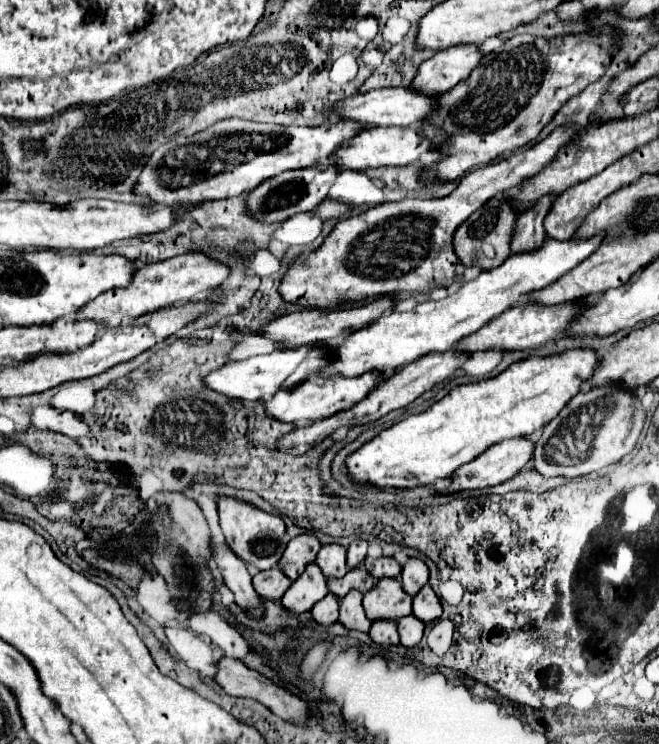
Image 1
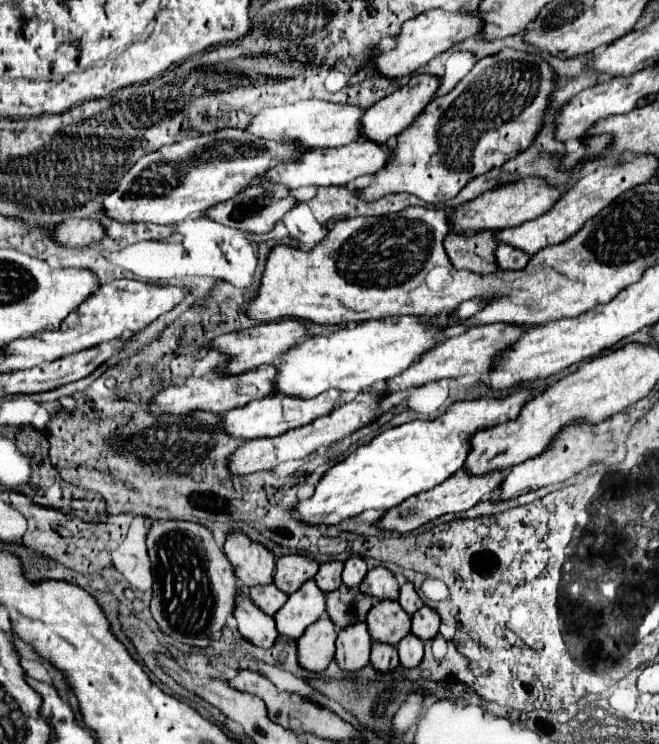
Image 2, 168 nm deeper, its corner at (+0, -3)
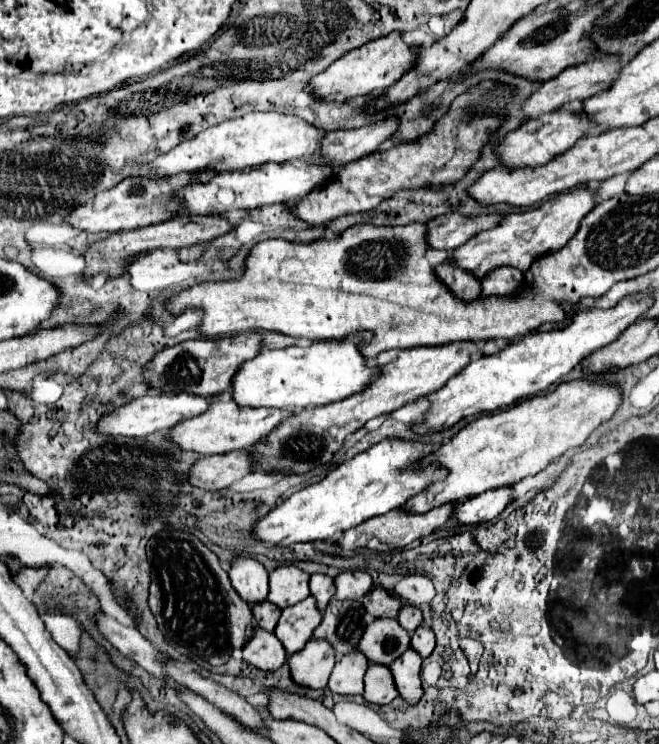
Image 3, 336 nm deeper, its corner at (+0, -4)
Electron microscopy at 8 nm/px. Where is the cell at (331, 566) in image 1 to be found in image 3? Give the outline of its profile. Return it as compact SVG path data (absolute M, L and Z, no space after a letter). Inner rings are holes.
M313 574L309 588L311 588L311 594L317 600L319 610L323 610L327 606L327 602L335 596L335 580L327 574Z

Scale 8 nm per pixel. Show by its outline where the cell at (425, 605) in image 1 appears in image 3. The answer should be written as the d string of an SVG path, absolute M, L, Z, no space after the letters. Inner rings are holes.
M421 624L411 636L411 648L417 650L423 658L427 658L435 648L435 632L429 626Z

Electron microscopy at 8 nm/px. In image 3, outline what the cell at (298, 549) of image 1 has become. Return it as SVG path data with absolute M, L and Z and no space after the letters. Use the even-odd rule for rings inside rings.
M279 566L269 574L269 596L267 600L279 608L293 606L307 598L309 574L297 566Z

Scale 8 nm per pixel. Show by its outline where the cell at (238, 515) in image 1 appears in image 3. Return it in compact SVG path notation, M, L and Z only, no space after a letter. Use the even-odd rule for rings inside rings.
M235 558L229 570L233 588L249 604L257 604L269 594L269 574L265 566L255 558Z

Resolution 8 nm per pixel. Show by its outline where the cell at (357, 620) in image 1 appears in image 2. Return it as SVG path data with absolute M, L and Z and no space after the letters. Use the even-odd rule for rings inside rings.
M365 623L349 625L339 631L337 637L337 653L335 661L343 671L359 671L369 663L371 653L371 637L367 633Z

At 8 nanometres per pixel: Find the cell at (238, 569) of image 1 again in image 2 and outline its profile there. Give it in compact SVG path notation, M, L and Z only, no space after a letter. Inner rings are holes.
M239 593L237 597L237 607L235 607L235 619L239 625L239 633L243 639L253 643L255 647L269 649L275 645L279 633L275 629L275 621L267 617L259 607L249 601L247 595Z

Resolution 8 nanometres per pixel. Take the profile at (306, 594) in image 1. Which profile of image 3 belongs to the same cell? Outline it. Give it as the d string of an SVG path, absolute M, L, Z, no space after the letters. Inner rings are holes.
M309 596L295 606L289 606L281 612L275 636L281 640L289 654L303 650L307 640L313 636L313 630L319 626L323 612L317 608L315 598Z

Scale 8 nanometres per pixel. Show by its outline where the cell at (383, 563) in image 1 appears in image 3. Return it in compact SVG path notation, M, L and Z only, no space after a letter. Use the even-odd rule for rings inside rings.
M375 584L373 590L369 590L361 598L361 602L363 602L367 614L371 614L371 618L383 618L383 616L397 618L397 612L401 608L401 600L379 584Z

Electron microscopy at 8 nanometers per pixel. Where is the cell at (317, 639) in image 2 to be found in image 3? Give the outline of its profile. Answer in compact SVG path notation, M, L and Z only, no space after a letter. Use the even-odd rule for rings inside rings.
M311 638L303 650L291 654L289 668L297 684L307 688L325 688L335 666L335 648L323 638Z

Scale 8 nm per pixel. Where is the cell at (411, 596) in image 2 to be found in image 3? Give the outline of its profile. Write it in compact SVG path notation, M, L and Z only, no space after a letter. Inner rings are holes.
M403 604L403 608L399 610L397 620L411 634L423 622L423 616L421 616L421 610L419 608L413 608L411 604Z

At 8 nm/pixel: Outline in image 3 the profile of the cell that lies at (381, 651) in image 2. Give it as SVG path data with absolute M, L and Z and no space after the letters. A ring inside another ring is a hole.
M371 664L365 674L363 698L371 704L389 704L397 694L391 668L385 664Z

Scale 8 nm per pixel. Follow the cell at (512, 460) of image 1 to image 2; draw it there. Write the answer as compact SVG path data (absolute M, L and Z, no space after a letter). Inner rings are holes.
M463 469L459 473L455 473L453 477L449 477L447 481L443 481L441 485L429 489L429 491L423 491L423 493L417 493L415 497L409 497L405 499L401 505L397 505L395 509L389 509L383 513L383 517L379 519L377 527L381 531L397 531L397 533L409 533L409 531L415 531L447 513L461 513L461 511L467 511L471 509L475 503L479 501L485 501L497 487L499 487L499 481L503 481L503 475L501 471L497 473L487 473L483 477L471 477L467 473L463 473Z

